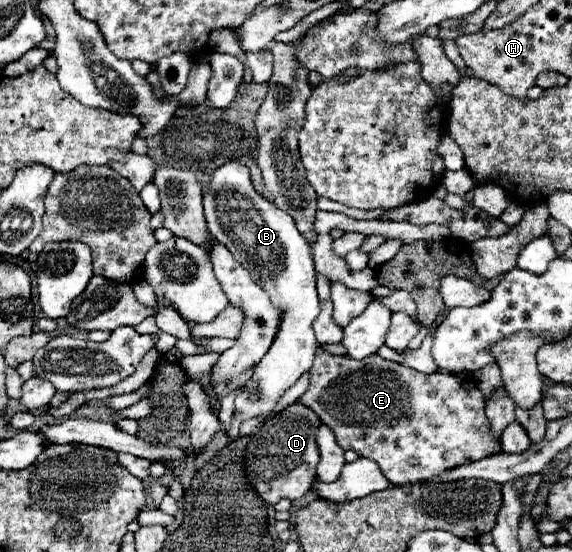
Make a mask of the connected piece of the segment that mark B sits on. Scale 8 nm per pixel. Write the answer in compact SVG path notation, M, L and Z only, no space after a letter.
M231 160L217 168L211 178L209 190L203 196L203 208L211 236L225 244L237 258L237 262L241 262L241 266L247 266L253 280L269 292L273 306L281 310L281 322L275 340L265 358L257 366L253 366L251 382L255 382L257 392L245 386L235 398L233 422L225 432L225 438L231 442L239 436L239 428L245 420L269 416L281 396L297 382L303 372L311 368L315 352L319 348L311 324L319 316L321 308L315 290L315 264L307 240L297 230L289 214L277 210L277 206L255 192L249 180L247 166Z

